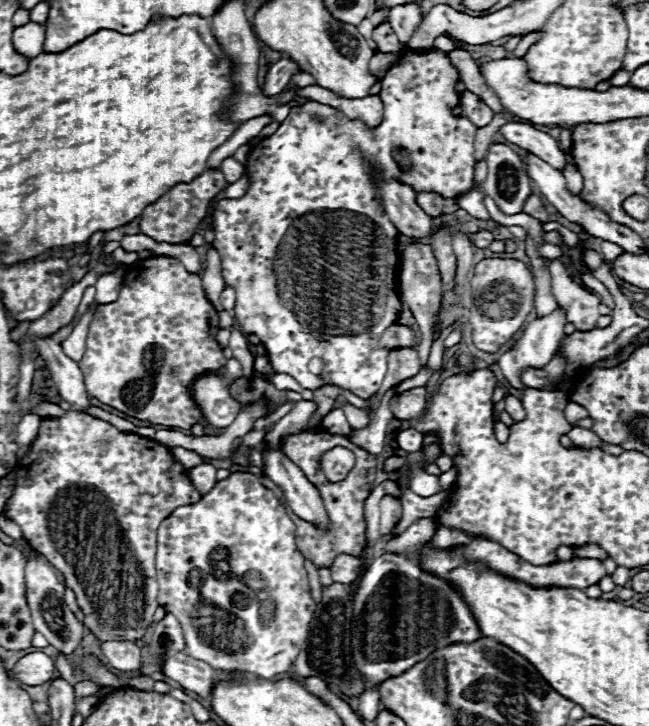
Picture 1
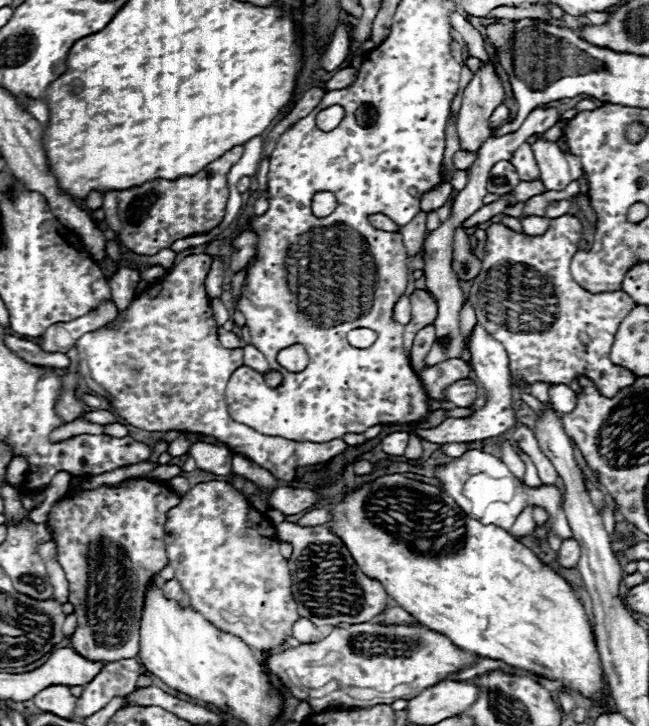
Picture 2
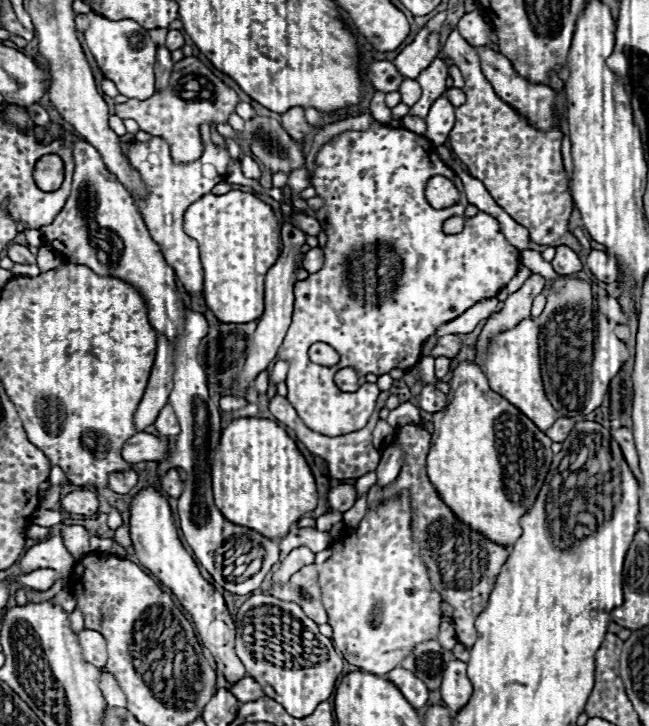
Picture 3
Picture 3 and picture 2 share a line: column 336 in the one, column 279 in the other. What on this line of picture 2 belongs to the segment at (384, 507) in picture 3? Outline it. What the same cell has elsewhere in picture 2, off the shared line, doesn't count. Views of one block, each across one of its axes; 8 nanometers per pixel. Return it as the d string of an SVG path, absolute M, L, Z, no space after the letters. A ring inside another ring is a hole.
M210 480L196 484L182 496L182 502L168 512L166 520L166 556L174 566L174 578L180 582L190 598L190 608L200 612L216 628L238 636L254 652L266 654L270 650L284 650L292 624L300 620L296 600L292 598L292 574L288 560L278 550L278 534L266 514L258 512L250 502L224 480Z

